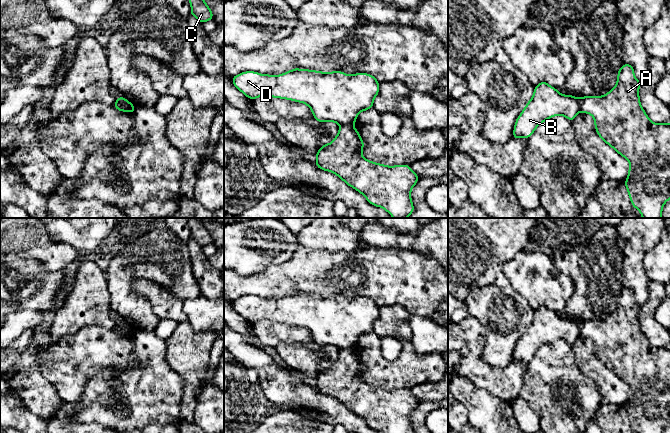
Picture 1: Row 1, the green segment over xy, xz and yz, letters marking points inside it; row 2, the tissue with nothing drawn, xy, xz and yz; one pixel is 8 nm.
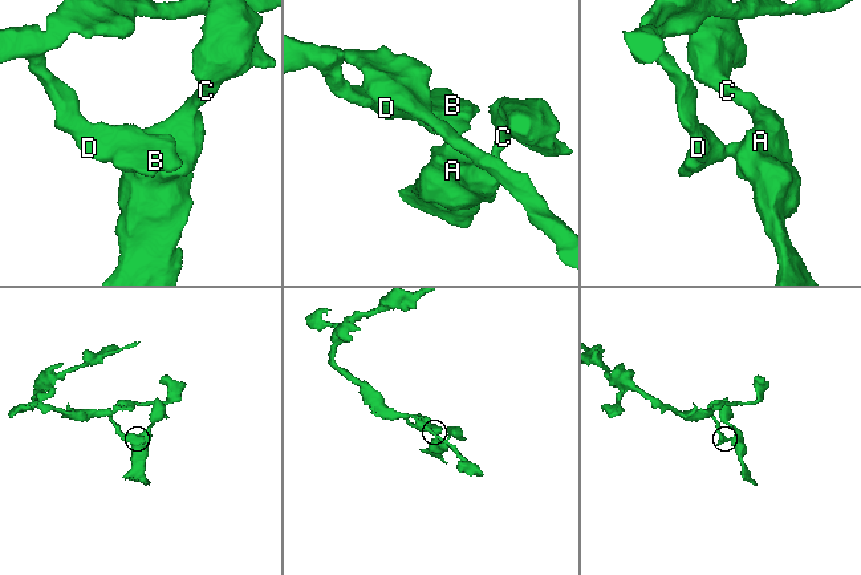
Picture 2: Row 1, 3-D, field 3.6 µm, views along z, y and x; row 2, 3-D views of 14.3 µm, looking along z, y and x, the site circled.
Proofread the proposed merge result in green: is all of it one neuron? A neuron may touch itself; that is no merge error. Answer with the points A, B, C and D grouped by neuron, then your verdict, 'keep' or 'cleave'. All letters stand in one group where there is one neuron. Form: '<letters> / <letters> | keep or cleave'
A C / B D | cleave

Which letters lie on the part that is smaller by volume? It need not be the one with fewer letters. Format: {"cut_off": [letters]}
{"cut_off": ["A", "C"]}

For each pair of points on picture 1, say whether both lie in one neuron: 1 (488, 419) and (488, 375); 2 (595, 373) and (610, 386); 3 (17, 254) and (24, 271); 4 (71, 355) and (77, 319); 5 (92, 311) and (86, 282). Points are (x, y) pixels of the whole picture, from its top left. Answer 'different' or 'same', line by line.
1: different
2: same
3: different
4: different
5: same

